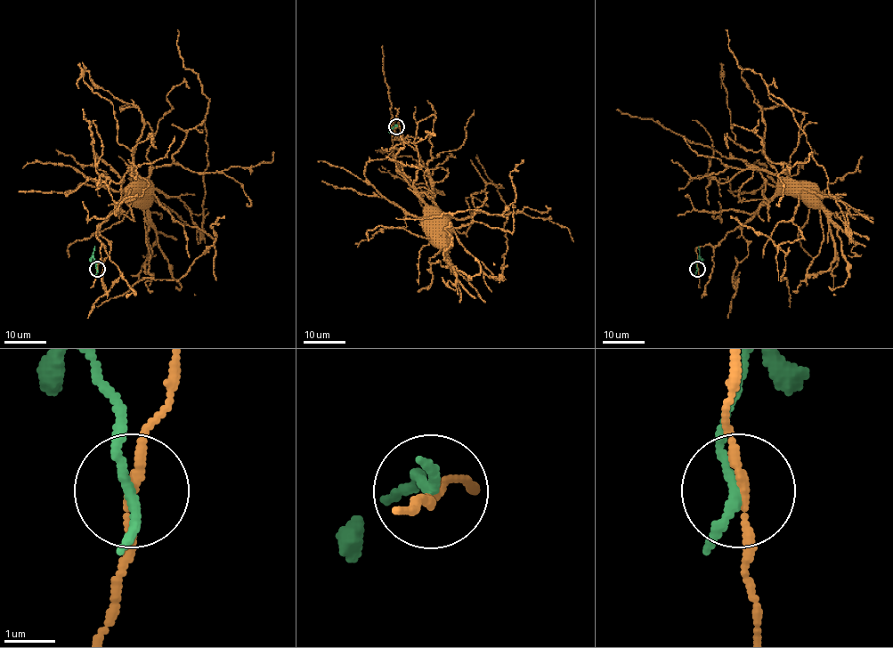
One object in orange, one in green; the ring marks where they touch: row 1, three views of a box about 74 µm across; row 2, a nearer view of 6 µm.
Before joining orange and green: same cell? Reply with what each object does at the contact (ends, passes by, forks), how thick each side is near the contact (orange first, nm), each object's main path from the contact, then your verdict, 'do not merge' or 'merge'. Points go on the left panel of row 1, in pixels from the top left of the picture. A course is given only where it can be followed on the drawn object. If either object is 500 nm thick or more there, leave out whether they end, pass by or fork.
orange passes by; green passes by; calibres 160 and 170 nm; course orange (96, 269), (105, 246), (96, 227), (130, 194), (176, 196), (201, 227), (209, 101), (182, 65), (178, 30); course green (96, 269), (93, 255), (94, 246); do not merge

